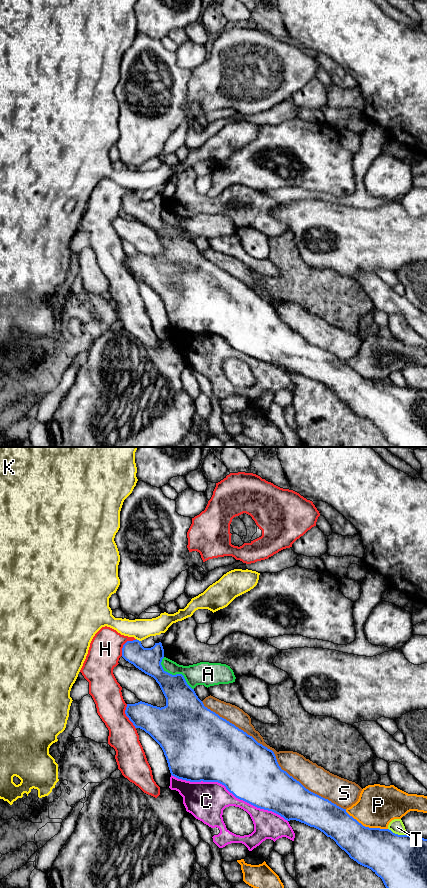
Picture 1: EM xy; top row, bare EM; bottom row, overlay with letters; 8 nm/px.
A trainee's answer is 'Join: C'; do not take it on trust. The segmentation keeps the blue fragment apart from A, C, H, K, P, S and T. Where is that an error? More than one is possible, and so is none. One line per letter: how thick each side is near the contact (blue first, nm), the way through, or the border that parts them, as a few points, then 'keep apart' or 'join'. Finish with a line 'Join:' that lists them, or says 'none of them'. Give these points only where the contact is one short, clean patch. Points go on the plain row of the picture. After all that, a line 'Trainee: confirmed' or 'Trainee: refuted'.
A: 280 nm thick on the blue side, 190 nm on the other; border along xy (163, 209), (161, 218), (172, 226), (181, 226), (193, 241); keep apart
C: 460 nm thick on the blue side, 300 nm on the other; keep apart
H: 240 nm thick on the blue side, 240 nm on the other; keep apart
K: 200 nm thick on the blue side, 170 nm on the other; keep apart
P: 360 nm thick on the blue side, 320 nm on the other; keep apart
S: 460 nm thick on the blue side, 190 nm on the other; keep apart
T: 420 nm thick on the blue side, 110 nm on the other; keep apart
Join: none of them
Trainee: refuted

